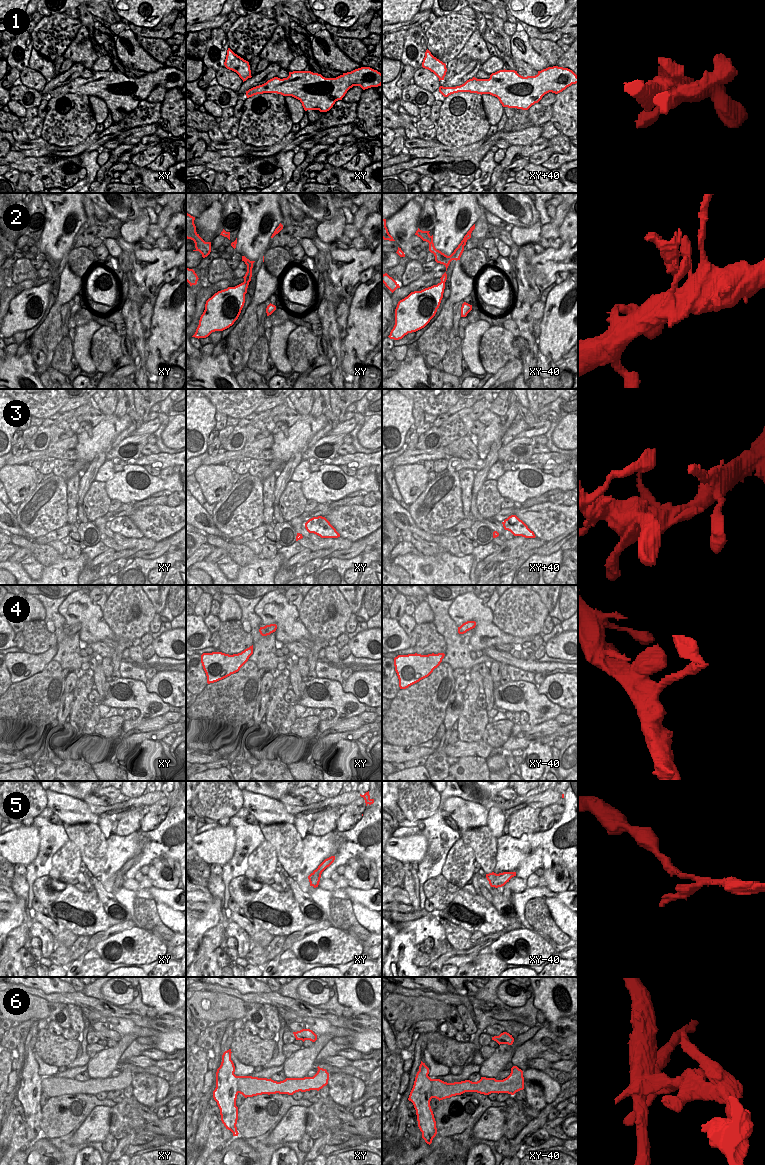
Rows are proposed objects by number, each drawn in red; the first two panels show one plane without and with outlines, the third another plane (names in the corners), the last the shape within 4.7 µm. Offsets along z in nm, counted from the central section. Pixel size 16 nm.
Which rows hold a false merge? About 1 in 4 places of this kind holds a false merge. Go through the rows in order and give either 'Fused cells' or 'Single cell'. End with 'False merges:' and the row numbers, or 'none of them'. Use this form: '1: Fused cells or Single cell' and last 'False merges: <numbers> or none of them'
1: Single cell
2: Fused cells
3: Single cell
4: Fused cells
5: Single cell
6: Fused cells
False merges: 2, 4, 6.

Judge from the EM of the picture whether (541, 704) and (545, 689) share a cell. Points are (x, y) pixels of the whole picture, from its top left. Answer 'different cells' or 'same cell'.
different cells

